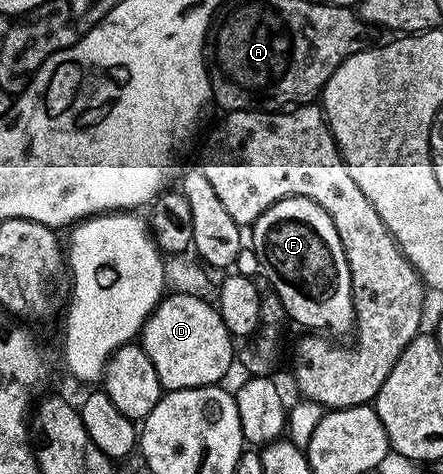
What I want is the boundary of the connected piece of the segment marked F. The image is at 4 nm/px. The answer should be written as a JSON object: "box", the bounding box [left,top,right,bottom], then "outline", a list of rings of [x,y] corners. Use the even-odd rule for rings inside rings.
{"box":[250,196,355,338],"outline":[[[290,196],[278,200],[265,210],[250,225],[250,247],[254,248],[262,275],[267,275],[270,291],[275,292],[284,304],[286,315],[295,319],[301,327],[307,328],[311,334],[326,334],[331,338],[343,338],[355,327],[355,307],[351,297],[351,267],[345,258],[345,250],[341,246],[341,238],[337,234],[337,226],[333,226],[333,218],[317,202],[300,196]]]}

